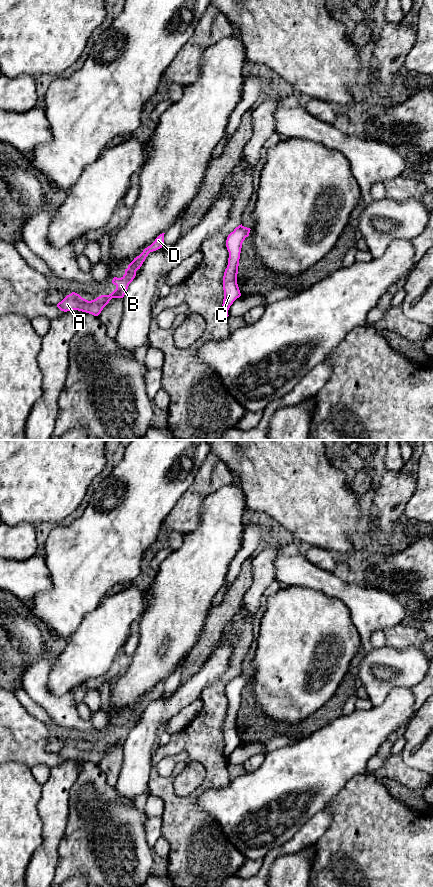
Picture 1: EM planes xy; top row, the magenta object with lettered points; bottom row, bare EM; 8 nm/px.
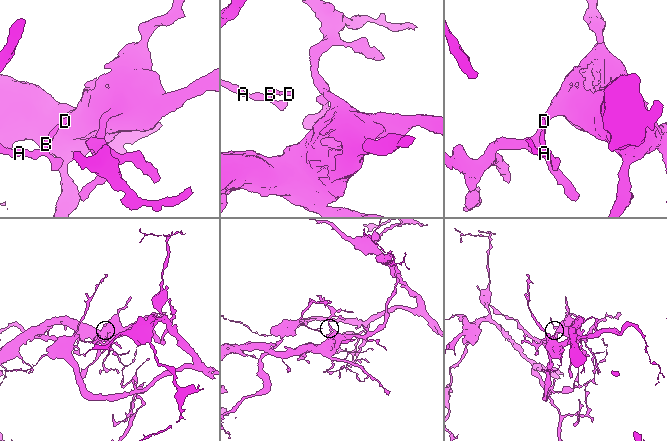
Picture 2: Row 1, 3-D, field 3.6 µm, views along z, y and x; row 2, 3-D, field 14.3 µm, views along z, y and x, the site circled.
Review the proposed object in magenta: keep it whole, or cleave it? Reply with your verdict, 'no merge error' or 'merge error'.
no merge error

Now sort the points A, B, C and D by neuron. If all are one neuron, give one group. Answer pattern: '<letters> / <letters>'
A B C D

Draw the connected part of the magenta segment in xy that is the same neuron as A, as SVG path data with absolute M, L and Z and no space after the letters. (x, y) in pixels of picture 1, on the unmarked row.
M165 681L160 682L150 694L145 696L139 704L134 706L128 713L128 716L125 717L125 722L121 726L113 726L112 731L116 734L116 737L111 742L101 743L94 748L88 749L82 746L79 742L72 740L59 750L57 755L64 760L78 758L98 764L112 746L124 745L129 732L136 724L136 719L140 717L148 702L162 696L164 682Z

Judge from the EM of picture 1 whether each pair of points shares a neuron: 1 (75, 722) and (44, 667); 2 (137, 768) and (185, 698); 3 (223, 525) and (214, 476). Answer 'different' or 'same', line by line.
1: same
2: same
3: different

